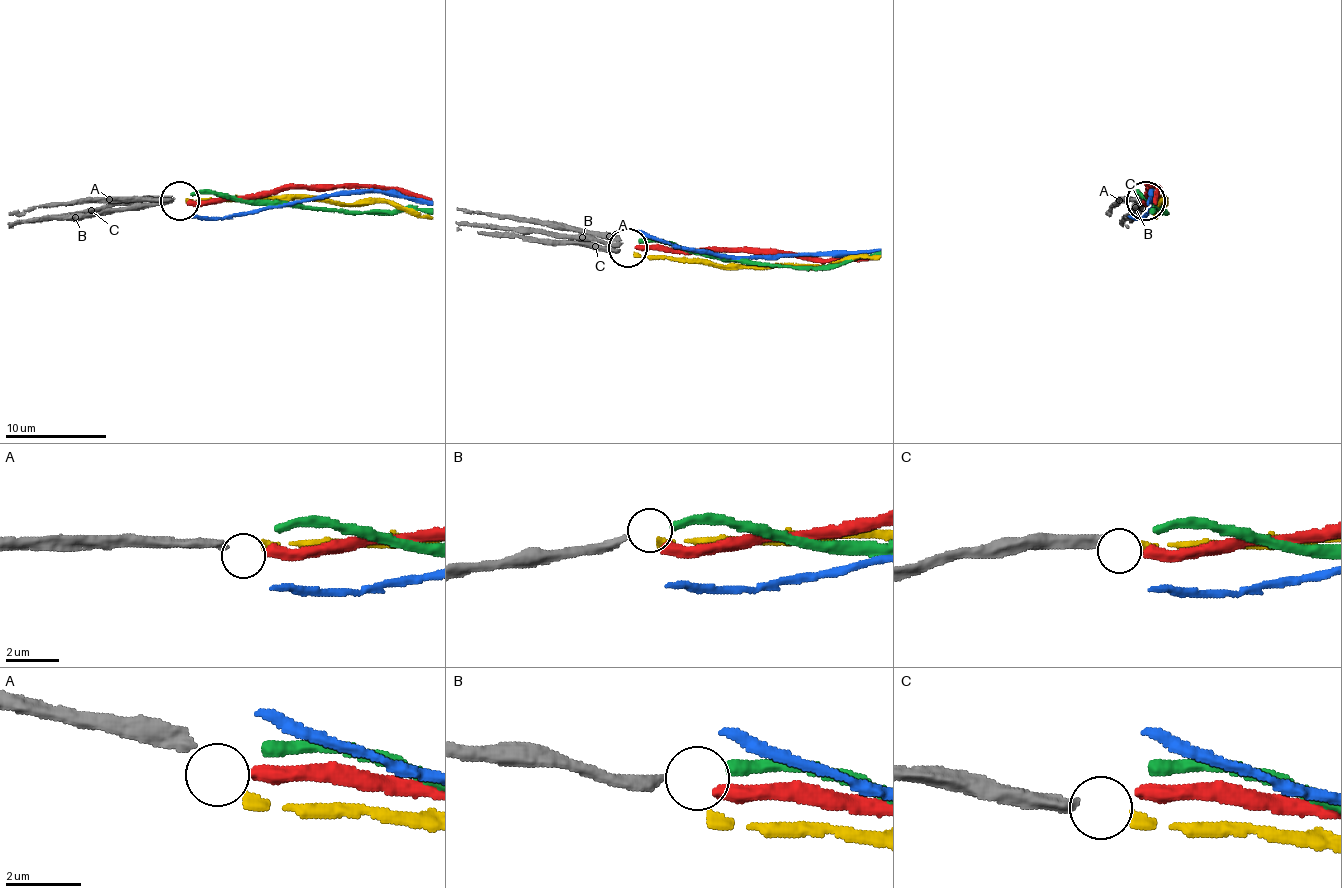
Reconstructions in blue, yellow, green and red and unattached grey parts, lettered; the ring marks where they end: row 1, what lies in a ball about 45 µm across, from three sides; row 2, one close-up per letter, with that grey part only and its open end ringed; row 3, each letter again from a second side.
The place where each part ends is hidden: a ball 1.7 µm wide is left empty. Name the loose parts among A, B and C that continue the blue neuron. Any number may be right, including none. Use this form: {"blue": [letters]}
{"blue": []}

